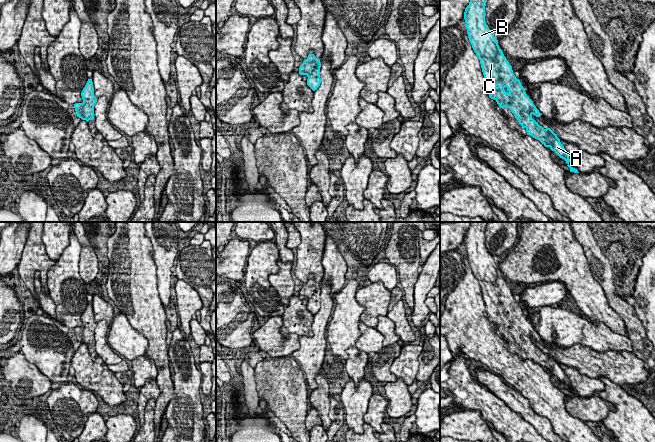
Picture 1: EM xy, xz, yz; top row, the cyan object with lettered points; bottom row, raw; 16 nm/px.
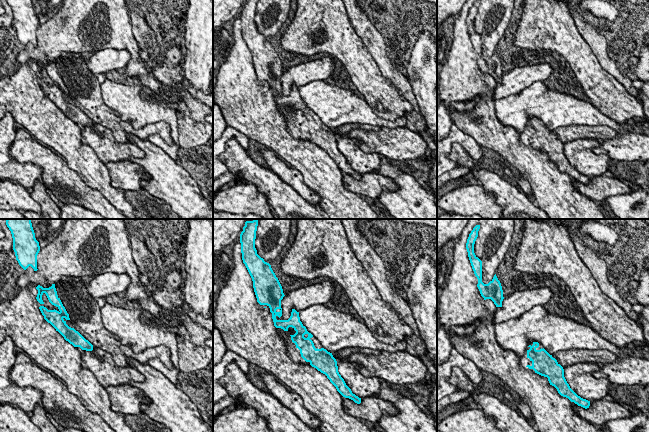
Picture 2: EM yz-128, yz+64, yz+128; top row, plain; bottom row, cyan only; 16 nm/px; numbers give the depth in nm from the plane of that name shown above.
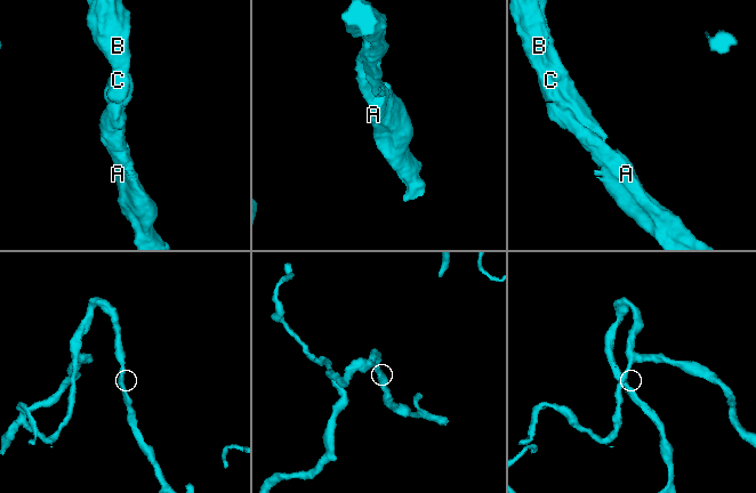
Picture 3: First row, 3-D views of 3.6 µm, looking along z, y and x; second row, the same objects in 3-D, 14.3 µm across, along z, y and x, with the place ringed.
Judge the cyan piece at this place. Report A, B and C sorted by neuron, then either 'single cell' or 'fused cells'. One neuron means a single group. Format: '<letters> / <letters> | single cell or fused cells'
A B C | single cell

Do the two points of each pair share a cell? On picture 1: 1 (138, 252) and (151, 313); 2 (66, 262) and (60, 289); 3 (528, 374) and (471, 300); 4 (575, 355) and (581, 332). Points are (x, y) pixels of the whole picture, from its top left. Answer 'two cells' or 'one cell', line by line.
1: one cell
2: one cell
3: one cell
4: two cells

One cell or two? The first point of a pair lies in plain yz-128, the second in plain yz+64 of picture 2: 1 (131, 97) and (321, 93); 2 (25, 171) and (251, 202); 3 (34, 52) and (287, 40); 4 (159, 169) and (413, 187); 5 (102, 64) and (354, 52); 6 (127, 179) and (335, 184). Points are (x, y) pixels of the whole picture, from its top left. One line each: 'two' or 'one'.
1: one
2: two
3: one
4: one
5: two
6: two

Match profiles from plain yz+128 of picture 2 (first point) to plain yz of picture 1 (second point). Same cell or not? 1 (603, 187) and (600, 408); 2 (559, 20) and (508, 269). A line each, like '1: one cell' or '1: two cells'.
1: one cell
2: one cell

